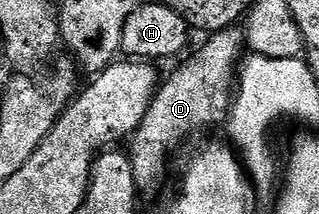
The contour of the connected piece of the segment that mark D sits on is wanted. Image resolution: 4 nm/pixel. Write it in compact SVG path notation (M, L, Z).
M236 28L217 30L205 38L208 39L204 47L193 58L185 57L185 62L159 85L142 124L131 135L132 150L129 149L127 155L132 161L134 184L141 195L152 194L163 184L168 174L168 157L172 150L183 144L184 138L199 130L225 125L225 115L233 103L234 83L242 62L240 53L245 53L246 43L243 33Z

